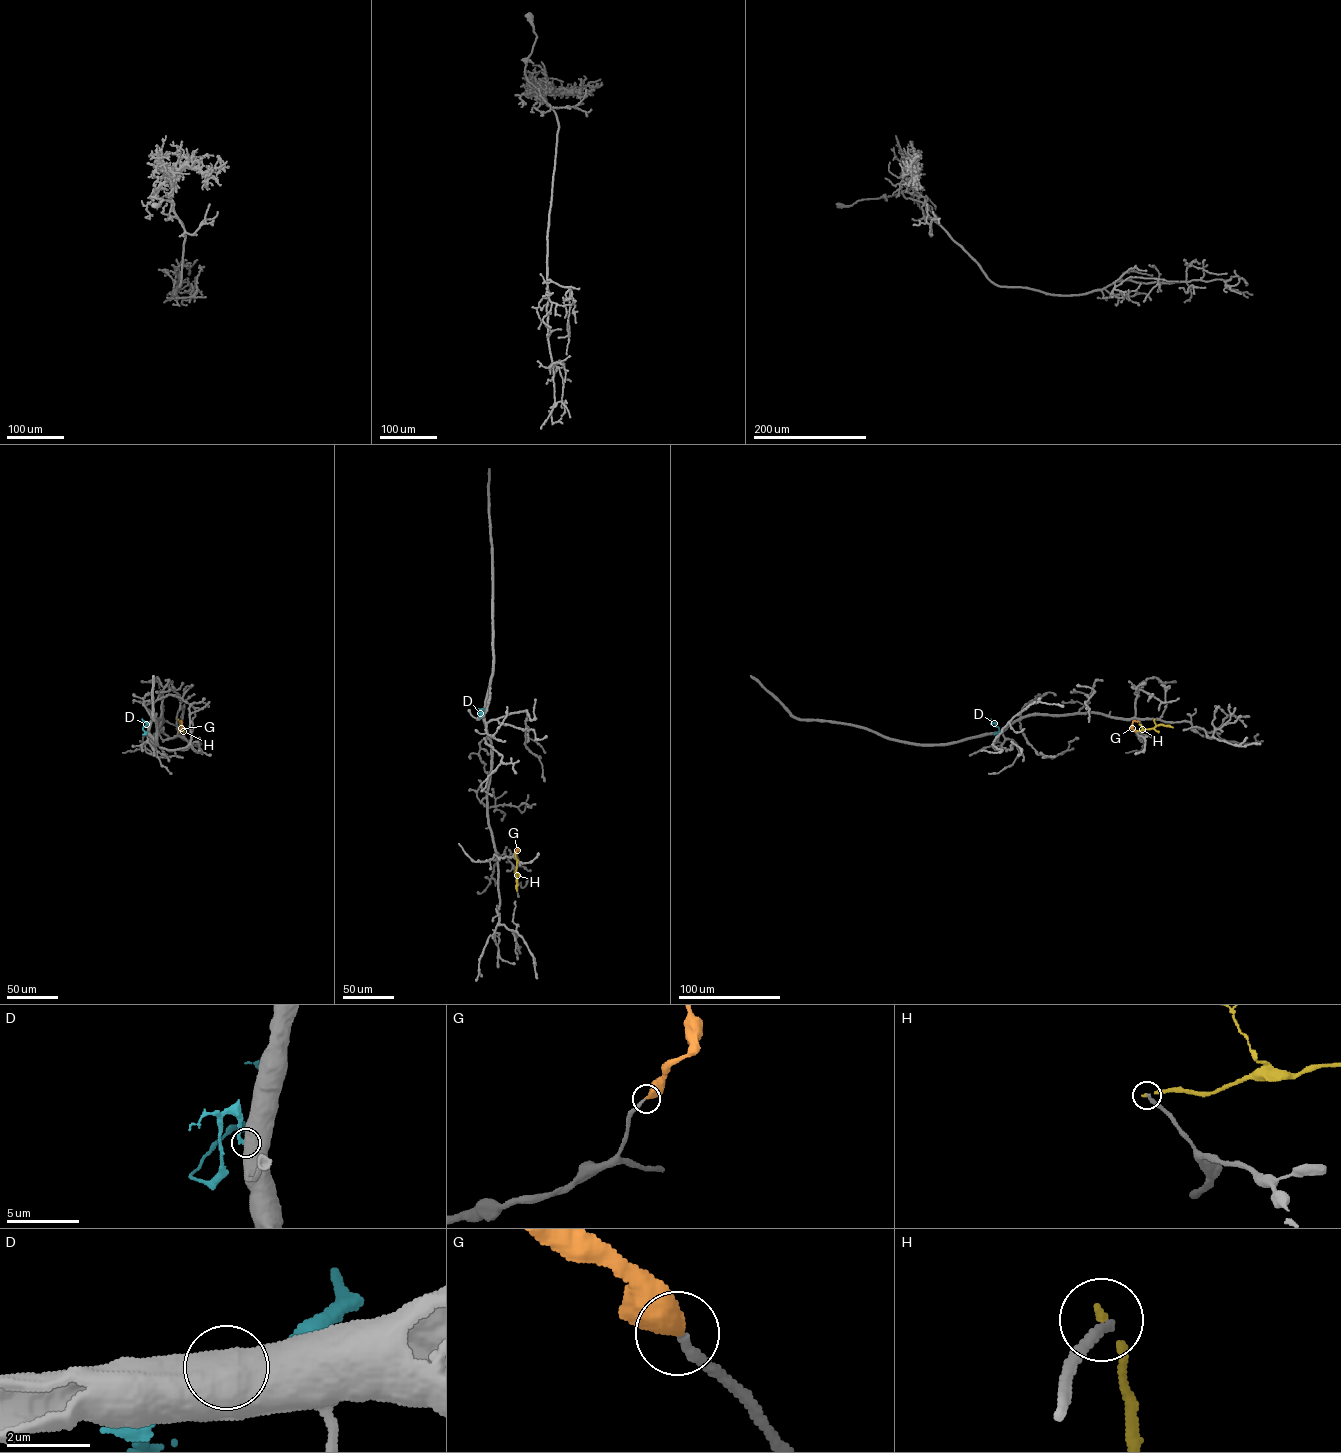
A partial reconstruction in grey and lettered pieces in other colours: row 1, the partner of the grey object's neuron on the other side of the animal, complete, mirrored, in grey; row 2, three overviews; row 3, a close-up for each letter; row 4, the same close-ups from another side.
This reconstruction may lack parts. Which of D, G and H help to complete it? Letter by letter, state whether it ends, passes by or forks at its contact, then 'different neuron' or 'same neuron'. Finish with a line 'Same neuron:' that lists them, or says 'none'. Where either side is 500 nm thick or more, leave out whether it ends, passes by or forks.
D: different neuron
G: same neuron
H: it ends there; different neuron
Same neuron: G

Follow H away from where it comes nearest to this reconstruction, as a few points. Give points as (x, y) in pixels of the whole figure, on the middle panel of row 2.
H: (514, 853), (517, 891)

